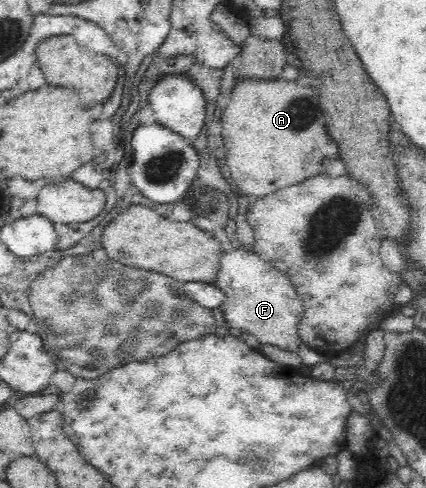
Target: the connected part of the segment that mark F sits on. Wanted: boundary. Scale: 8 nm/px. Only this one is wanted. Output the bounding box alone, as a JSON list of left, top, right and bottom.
[212,247,304,353]

